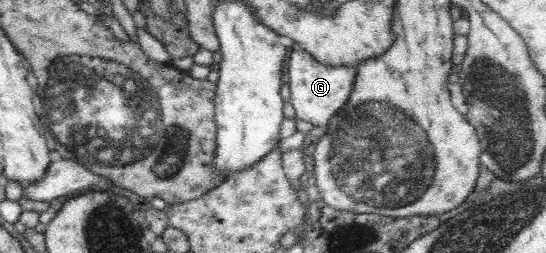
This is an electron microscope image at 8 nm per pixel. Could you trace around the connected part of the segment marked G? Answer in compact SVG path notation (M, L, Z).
M294 48L288 61L289 88L296 118L308 121L316 127L327 127L330 118L348 101L357 76L355 66L332 67L316 61L307 51Z

